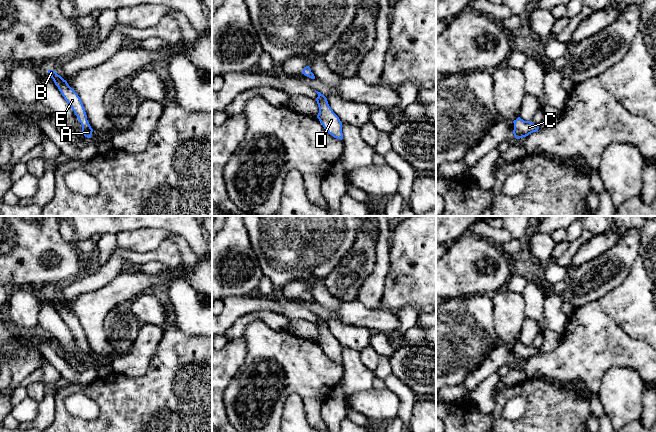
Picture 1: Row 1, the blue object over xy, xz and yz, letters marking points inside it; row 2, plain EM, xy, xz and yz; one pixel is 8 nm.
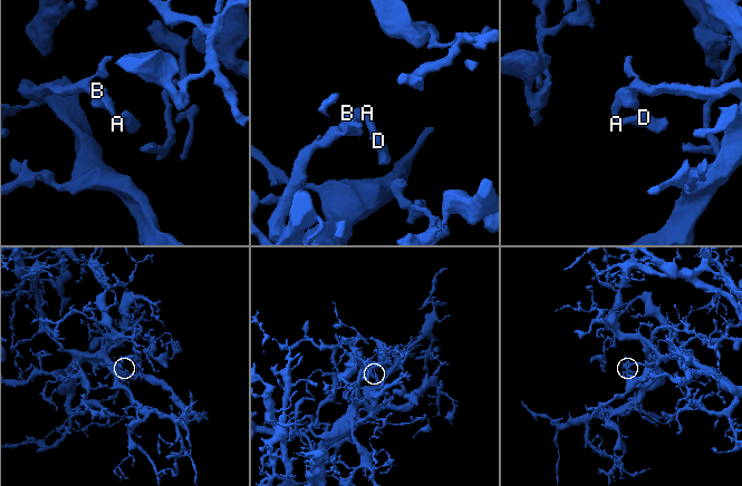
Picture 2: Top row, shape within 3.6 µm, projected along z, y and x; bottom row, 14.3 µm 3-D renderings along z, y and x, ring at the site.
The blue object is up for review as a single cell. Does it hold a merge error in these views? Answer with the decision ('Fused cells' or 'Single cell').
Single cell

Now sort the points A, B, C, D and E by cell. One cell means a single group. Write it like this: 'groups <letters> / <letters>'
groups A B C D E

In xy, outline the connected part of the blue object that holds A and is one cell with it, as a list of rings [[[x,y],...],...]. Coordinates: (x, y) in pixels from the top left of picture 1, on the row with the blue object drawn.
[[[48,70],[48,73],[81,123],[84,136],[91,138],[93,129],[87,120],[87,115],[80,97],[74,89],[68,85],[67,81],[58,75],[54,70]]]

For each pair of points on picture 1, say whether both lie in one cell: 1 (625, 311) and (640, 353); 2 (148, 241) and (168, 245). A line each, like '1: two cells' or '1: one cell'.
1: two cells
2: two cells

